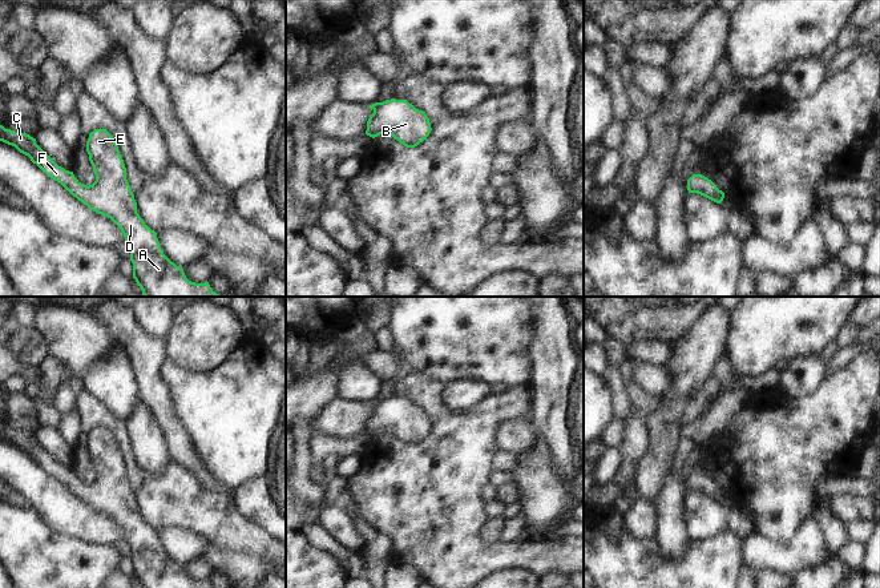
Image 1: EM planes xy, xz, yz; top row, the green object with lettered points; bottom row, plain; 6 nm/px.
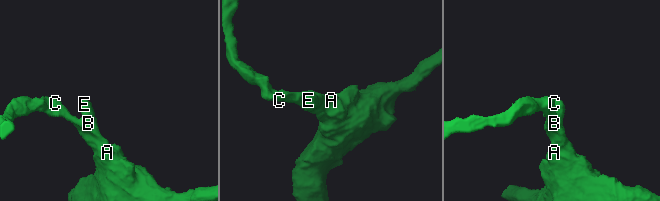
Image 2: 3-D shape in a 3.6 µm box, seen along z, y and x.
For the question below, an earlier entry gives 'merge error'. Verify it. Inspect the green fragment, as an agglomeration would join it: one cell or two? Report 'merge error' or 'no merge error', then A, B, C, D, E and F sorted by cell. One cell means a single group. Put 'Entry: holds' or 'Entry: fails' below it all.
no merge error; groups A B C D E F
Entry: fails

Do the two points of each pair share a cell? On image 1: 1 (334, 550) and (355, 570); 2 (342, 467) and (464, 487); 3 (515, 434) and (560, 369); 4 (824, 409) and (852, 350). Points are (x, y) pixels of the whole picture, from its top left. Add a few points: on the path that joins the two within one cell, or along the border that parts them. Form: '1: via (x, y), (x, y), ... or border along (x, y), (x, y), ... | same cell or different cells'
1: via (339, 554), (350, 564) | same cell
2: border along (360, 455), (359, 470), (347, 479) | different cells
3: border along (529, 421), (537, 433) | different cells
4: border along (866, 347), (824, 378) | different cells

